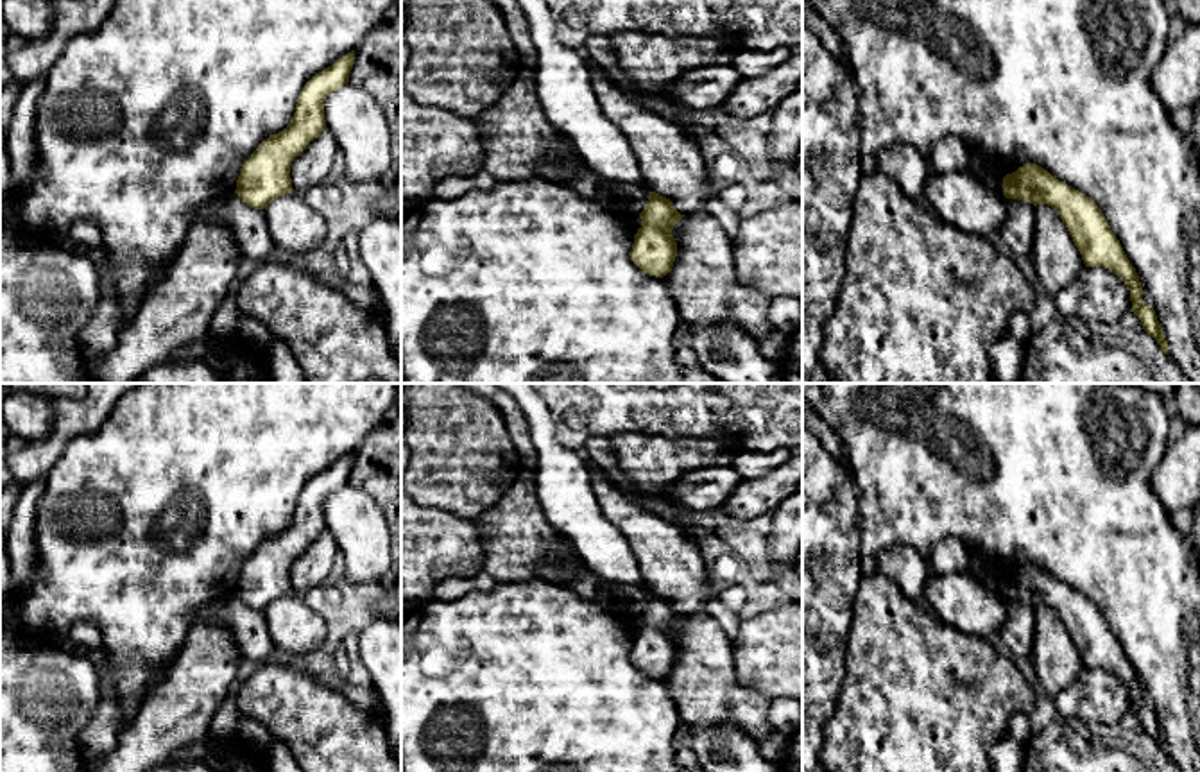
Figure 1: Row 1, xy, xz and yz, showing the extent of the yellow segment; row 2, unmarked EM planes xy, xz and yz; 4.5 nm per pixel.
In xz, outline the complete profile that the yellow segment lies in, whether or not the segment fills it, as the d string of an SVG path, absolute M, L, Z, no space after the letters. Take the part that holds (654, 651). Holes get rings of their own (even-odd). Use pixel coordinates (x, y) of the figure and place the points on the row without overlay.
M656 593L648 595L645 611L639 614L641 629L634 636L630 659L645 675L663 679L672 672L677 657L672 630L684 616L670 600Z

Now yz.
M1024 564L1016 573L1007 575L1003 579L1003 596L1033 607L1048 605L1055 609L1078 648L1085 668L1105 668L1127 686L1132 702L1130 711L1139 718L1143 731L1157 742L1161 752L1170 756L1168 742L1155 711L1143 702L1139 677L1091 598L1055 580L1035 564Z

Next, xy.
M355 451L315 475L299 494L290 525L258 546L242 566L235 595L251 609L263 611L294 593L290 566L324 530L324 500L349 484Z

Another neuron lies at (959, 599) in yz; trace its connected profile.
M971 570L930 575L922 598L947 625L985 639L996 639L1008 611L1008 600L987 591Z

